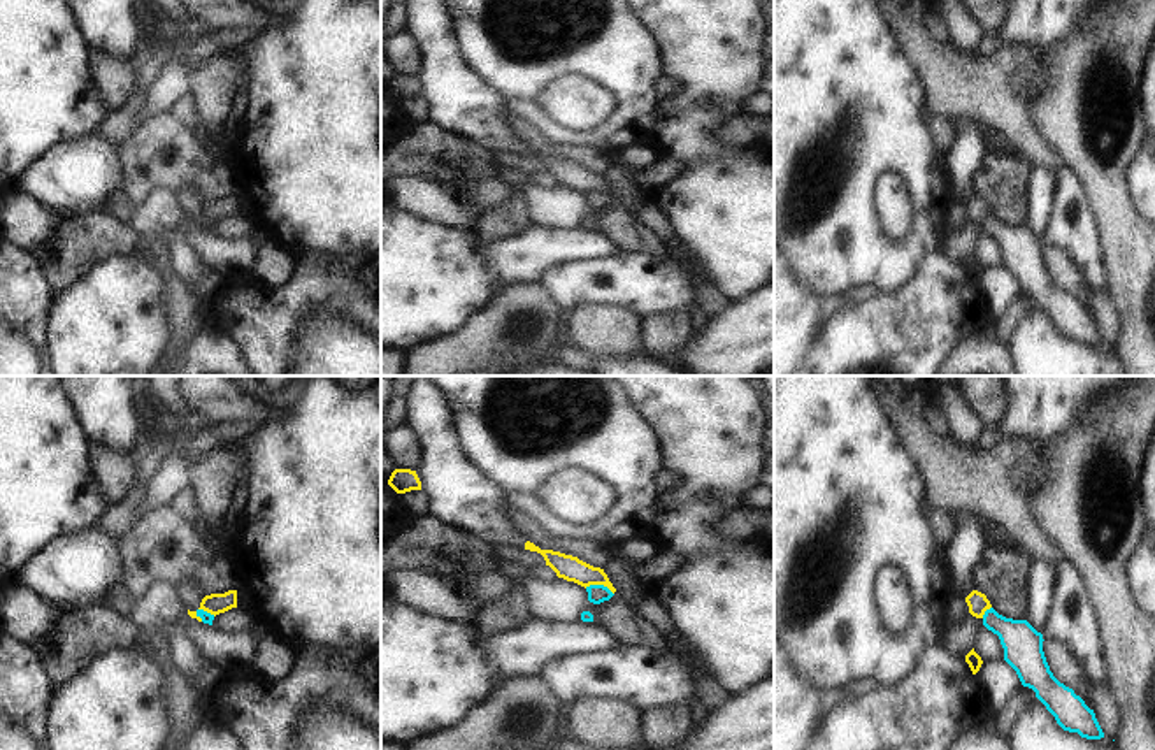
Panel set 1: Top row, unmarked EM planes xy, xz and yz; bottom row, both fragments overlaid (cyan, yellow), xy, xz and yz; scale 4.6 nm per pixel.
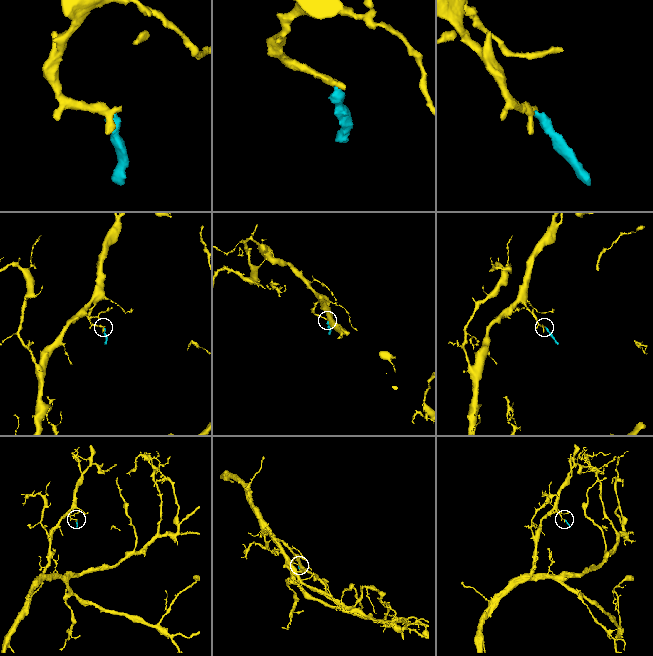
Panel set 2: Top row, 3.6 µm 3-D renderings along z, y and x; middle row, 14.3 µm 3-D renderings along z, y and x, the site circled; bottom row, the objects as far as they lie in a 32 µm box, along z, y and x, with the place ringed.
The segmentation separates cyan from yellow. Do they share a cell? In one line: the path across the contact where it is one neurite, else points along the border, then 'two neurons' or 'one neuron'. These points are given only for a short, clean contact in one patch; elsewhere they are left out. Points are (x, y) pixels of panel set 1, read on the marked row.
border xz (585, 587), (604, 585), (613, 594); two neurons

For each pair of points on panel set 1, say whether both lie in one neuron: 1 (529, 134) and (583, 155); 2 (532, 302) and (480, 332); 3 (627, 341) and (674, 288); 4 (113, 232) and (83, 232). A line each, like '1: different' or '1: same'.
1: same
2: same
3: different
4: same

